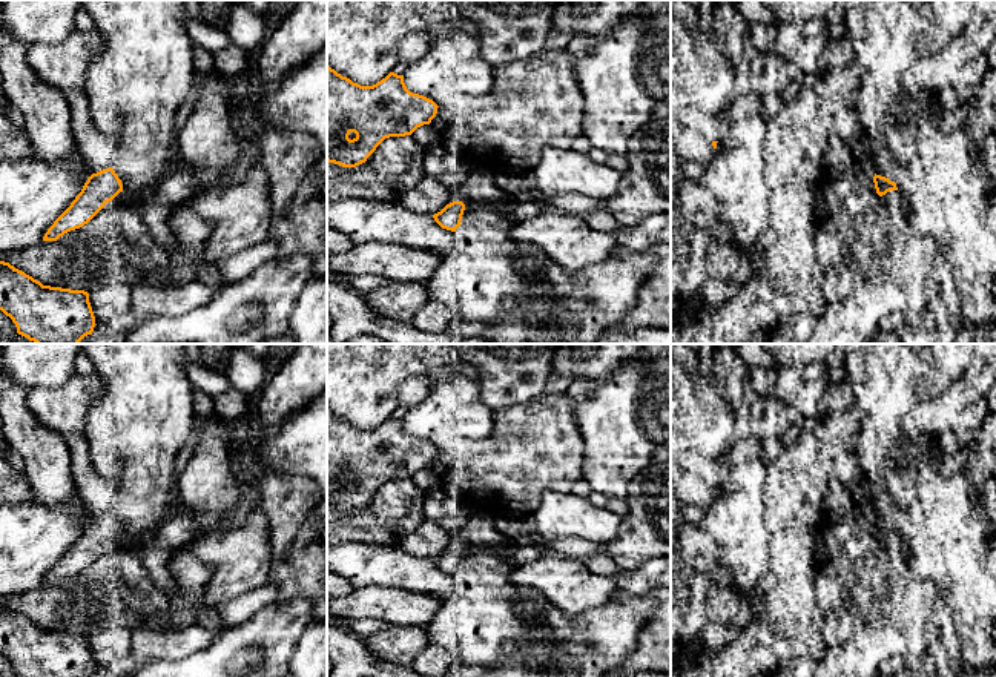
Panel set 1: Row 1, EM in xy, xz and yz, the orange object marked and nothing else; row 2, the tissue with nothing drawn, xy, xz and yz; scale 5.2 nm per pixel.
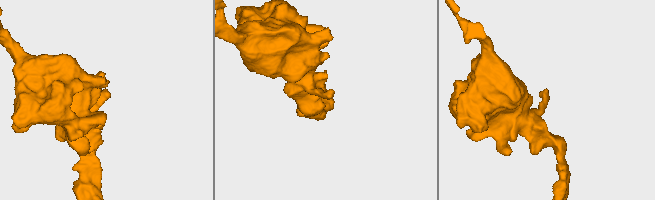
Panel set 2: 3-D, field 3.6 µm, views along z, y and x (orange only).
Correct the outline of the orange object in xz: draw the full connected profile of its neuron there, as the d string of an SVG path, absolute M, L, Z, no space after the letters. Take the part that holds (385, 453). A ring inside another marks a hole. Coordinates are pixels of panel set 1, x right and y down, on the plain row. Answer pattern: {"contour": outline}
{"contour": "M327 408L327 505L356 511L385 482L411 479L430 468L437 451L410 436L404 419L390 416L373 430L361 430Z"}

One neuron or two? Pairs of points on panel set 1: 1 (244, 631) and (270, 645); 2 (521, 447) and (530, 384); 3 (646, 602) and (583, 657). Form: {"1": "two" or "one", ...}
{"1": "one", "2": "two", "3": "one"}

